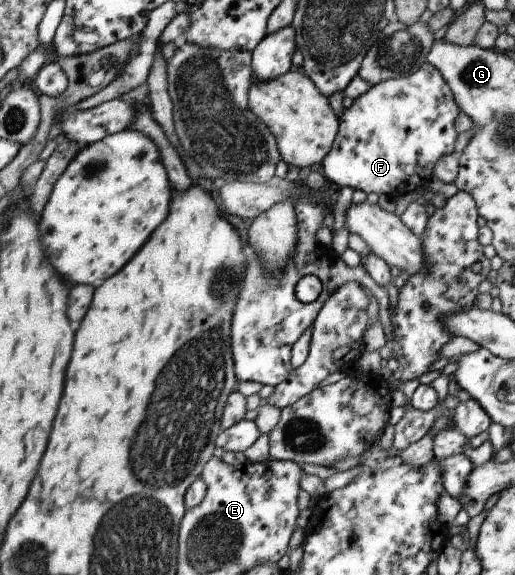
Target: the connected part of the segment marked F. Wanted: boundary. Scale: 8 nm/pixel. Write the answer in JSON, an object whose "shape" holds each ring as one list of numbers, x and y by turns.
{"shape":[[426,62,422,63,418,70,412,71,409,75,402,77,383,80,378,84,372,85,365,93,354,99,353,104,344,109,342,116,337,119,337,133,334,137,333,144,326,156,321,160,321,167,323,176,331,184,334,189,349,186,353,190,362,190,368,194,385,194,389,197,396,197,399,193,413,192,420,188,426,187,426,180,430,178,433,172,433,164,442,156,452,153,454,146,454,139,457,133,454,131,454,118,459,112,459,108,454,102,453,96,449,90,449,86,444,82,442,75,432,66]]}

